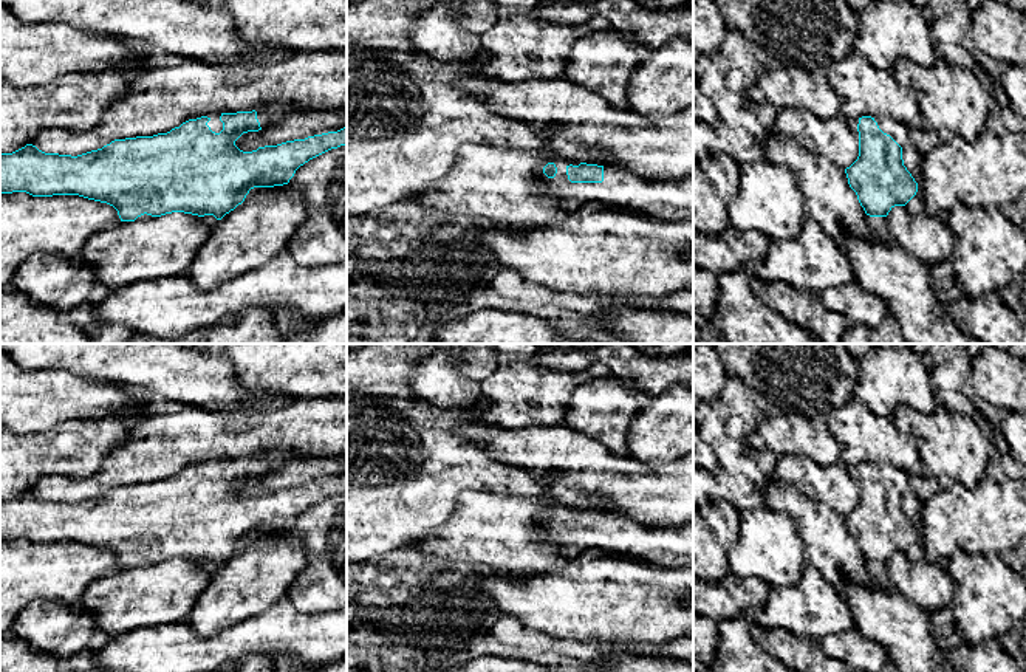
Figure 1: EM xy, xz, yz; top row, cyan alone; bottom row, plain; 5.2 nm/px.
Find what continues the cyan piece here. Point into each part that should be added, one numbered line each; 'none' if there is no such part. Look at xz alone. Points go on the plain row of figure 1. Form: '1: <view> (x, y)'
1: xz (672, 547)

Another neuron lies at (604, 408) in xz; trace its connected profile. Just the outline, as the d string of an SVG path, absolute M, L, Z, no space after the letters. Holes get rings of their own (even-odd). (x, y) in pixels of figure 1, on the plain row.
M616 375L588 379L568 399L562 426L621 452L634 415L648 399L634 382Z

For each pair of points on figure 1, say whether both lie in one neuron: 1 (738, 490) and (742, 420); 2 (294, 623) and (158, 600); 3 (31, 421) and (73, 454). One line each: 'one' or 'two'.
1: one
2: two
3: two

